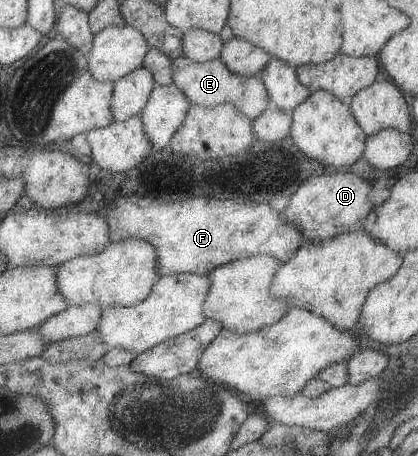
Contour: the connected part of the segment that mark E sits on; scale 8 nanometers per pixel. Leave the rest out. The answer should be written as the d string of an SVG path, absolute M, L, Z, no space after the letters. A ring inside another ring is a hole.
M181 55L178 58L171 59L170 70L172 83L182 91L182 94L185 94L191 105L213 107L230 103L240 114L243 114L251 121L259 114L262 114L264 109L271 107L268 93L260 78L230 72L221 59L197 63L193 59Z

